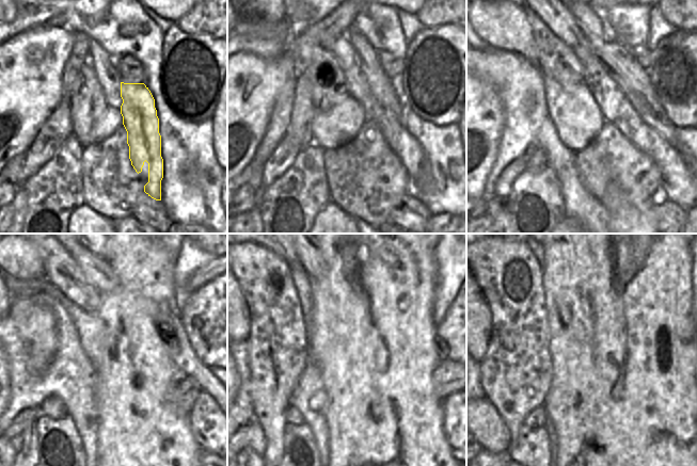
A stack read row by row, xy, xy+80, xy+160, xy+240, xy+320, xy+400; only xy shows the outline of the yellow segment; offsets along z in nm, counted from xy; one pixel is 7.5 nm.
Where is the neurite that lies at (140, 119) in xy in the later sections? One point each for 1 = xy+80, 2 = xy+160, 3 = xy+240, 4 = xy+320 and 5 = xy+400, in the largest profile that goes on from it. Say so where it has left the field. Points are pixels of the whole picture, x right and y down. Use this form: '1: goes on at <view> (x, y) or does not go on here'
1: goes on at xy+80 (381, 86)
2: goes on at xy+160 (589, 22)
3: goes on at xy+240 (103, 255)
4: does not go on here
5: does not go on here

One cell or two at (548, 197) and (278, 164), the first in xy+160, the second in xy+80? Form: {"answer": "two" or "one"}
{"answer": "two"}

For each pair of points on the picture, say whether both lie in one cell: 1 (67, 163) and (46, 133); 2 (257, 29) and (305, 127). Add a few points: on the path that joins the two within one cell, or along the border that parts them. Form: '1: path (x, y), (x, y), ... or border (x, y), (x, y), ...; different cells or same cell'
1: border (73, 135), (41, 167); different cells
2: border (298, 78), (291, 115), (287, 127); different cells

